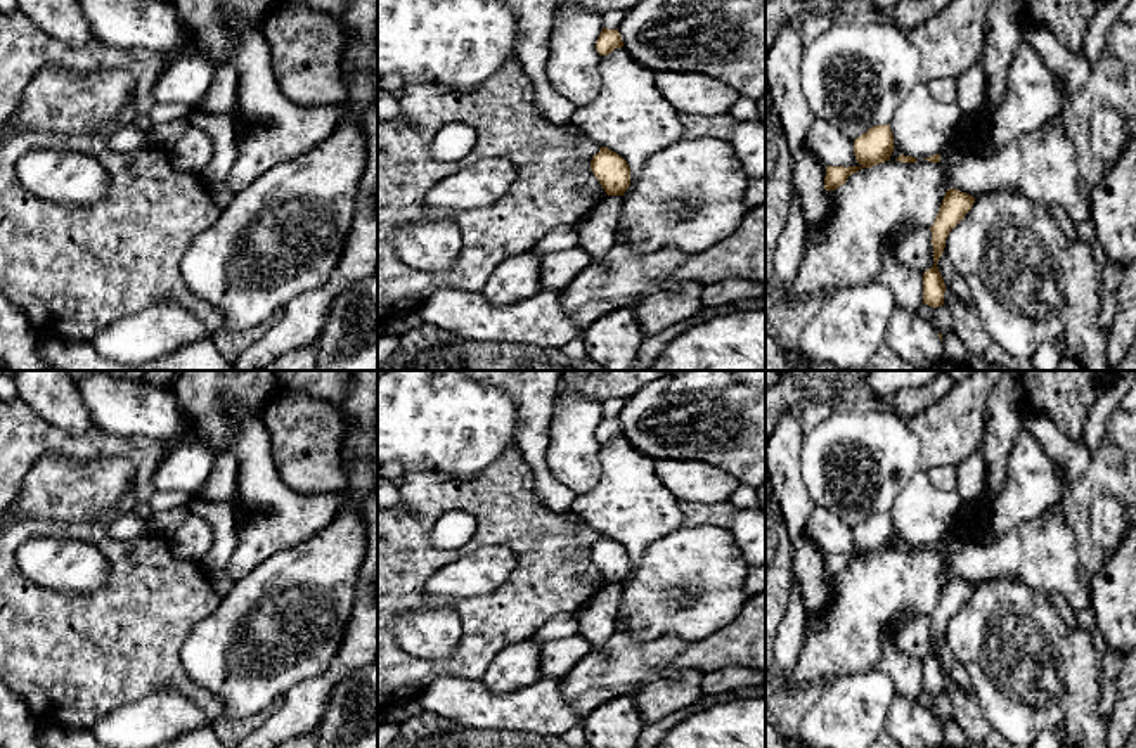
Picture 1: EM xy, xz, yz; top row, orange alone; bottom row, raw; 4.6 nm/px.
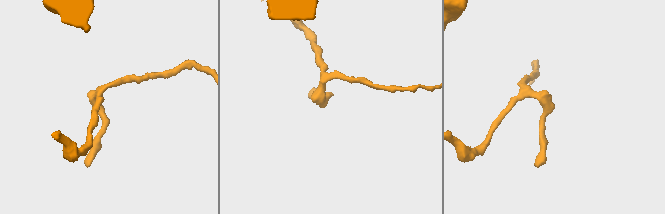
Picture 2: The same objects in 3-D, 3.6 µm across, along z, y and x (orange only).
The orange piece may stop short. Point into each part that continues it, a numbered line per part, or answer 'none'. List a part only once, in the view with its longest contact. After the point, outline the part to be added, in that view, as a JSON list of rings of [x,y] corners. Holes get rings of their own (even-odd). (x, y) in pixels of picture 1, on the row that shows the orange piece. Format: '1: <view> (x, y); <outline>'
none

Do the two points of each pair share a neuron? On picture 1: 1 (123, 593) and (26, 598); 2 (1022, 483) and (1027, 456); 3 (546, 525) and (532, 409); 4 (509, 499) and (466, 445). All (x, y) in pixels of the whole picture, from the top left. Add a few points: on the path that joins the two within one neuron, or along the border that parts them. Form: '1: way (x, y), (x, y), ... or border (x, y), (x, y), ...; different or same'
1: way (99, 608), (51, 608); same
2: way (1027, 477), (1027, 463); same
3: border (530, 466), (537, 497), (549, 508), (568, 509); different
4: border (515, 445), (509, 445), (475, 475), (445, 475); different

